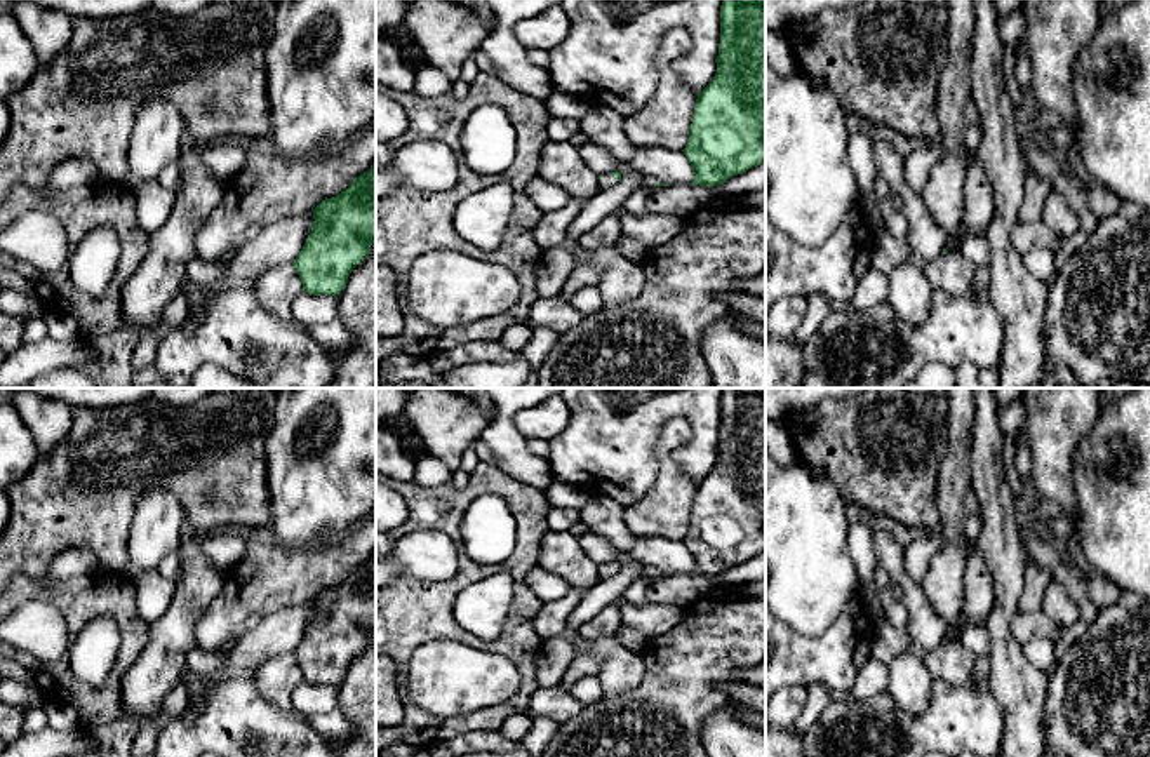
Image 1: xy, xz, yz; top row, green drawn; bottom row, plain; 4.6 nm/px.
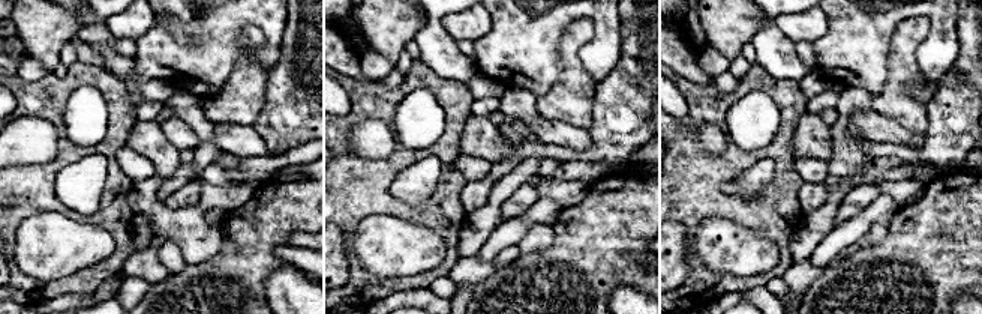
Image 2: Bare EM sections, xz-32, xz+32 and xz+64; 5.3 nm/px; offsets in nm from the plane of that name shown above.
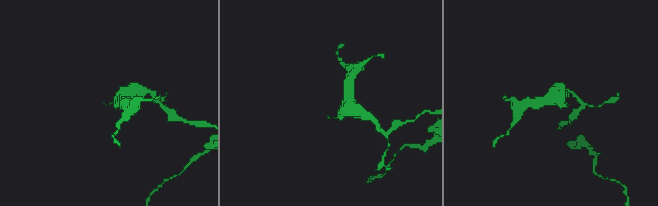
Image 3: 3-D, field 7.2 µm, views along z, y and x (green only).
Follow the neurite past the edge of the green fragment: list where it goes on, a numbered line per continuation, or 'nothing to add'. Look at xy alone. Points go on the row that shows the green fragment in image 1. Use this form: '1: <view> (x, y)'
nothing to add

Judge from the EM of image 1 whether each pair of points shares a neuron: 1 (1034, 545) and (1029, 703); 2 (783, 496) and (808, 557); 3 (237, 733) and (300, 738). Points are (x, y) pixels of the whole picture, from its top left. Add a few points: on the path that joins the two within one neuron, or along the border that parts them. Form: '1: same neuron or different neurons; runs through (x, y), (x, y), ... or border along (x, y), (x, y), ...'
1: different neurons; border along (1020, 529), (1020, 545), (1030, 559)
2: same neuron; runs through (783, 512), (783, 517), (802, 542)
3: same neuron; runs through (253, 733), (265, 738), (284, 738)

